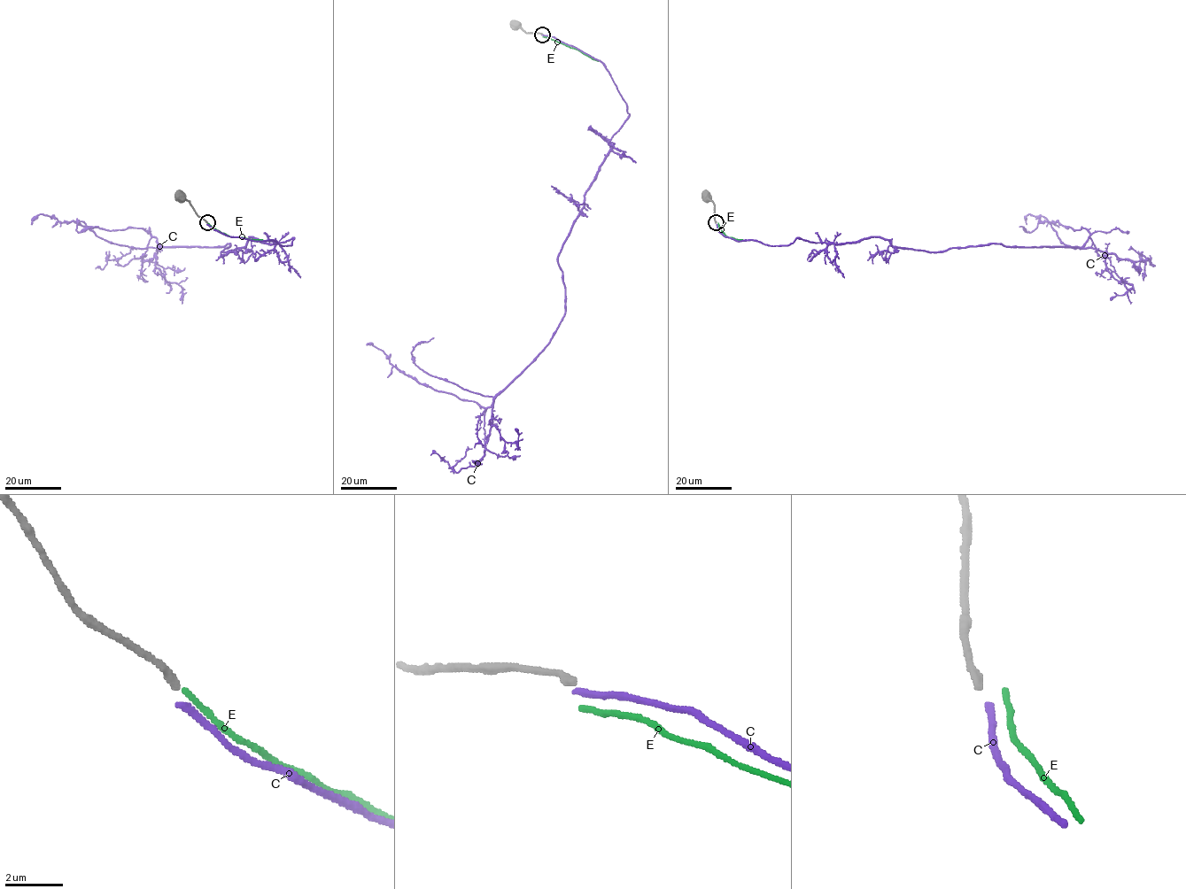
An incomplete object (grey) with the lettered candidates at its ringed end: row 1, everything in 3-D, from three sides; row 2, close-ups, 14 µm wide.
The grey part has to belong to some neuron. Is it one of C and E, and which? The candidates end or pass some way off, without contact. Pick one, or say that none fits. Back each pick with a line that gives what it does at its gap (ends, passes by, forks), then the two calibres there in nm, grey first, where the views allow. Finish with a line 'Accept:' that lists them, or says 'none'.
Accept: none

